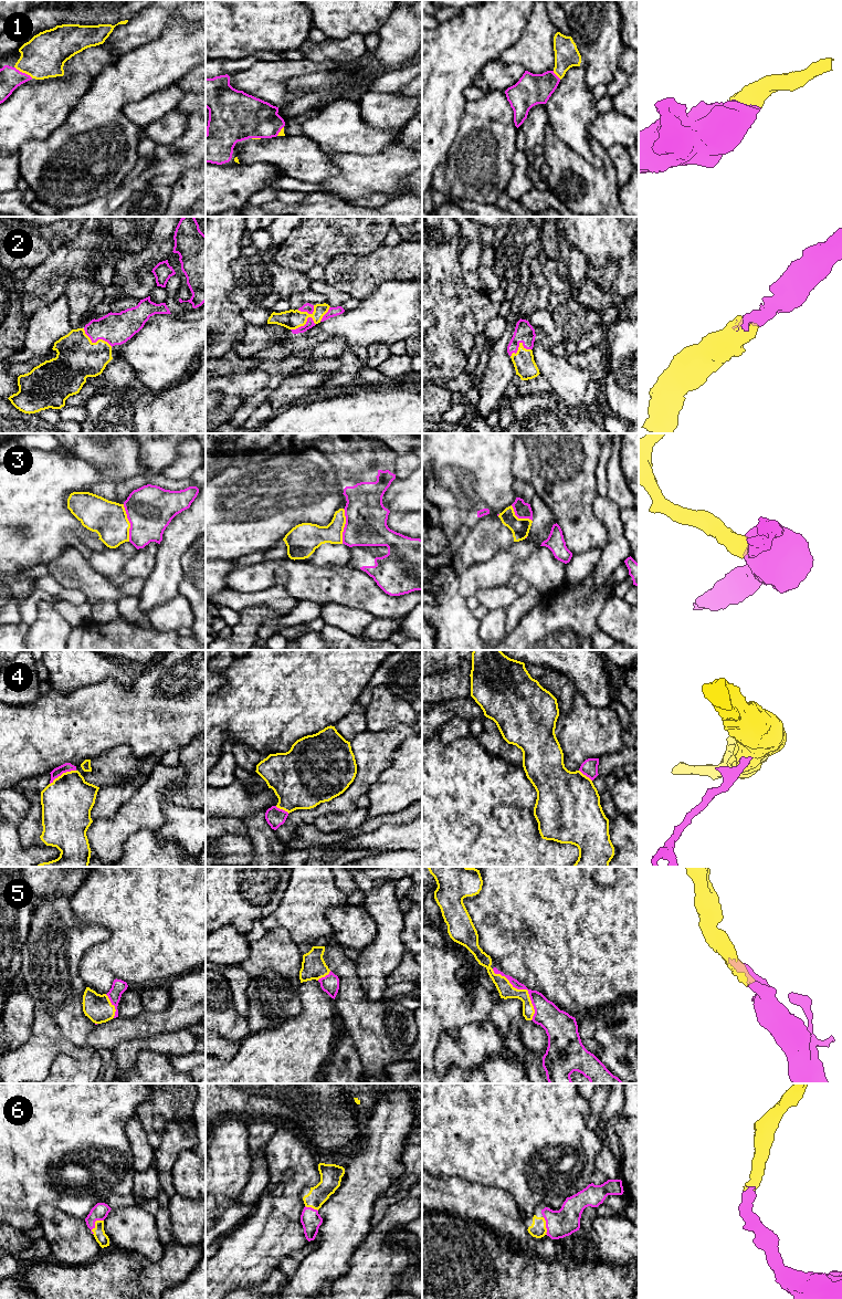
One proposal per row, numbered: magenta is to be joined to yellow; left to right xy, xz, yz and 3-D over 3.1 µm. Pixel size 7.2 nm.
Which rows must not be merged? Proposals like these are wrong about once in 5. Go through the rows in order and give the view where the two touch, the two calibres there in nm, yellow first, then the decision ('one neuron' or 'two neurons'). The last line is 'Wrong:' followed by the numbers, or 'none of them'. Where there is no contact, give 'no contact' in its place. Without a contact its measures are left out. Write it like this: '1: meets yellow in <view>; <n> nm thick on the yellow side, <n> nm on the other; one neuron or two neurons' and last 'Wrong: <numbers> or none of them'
1: meets yellow in xy; 320 nm thick on the yellow side, 160 nm on the other; one neuron
2: meets yellow in xy; 300 nm thick on the yellow side, 240 nm on the other; one neuron
3: meets yellow in xy; 260 nm thick on the yellow side, 340 nm on the other; two neurons
4: meets yellow in xy; 360 nm thick on the yellow side, 70 nm on the other; one neuron
5: meets yellow in yz; 110 nm thick on the yellow side, 180 nm on the other; one neuron
6: meets yellow in xy; 90 nm thick on the yellow side, 120 nm on the other; one neuron
Wrong: 3

